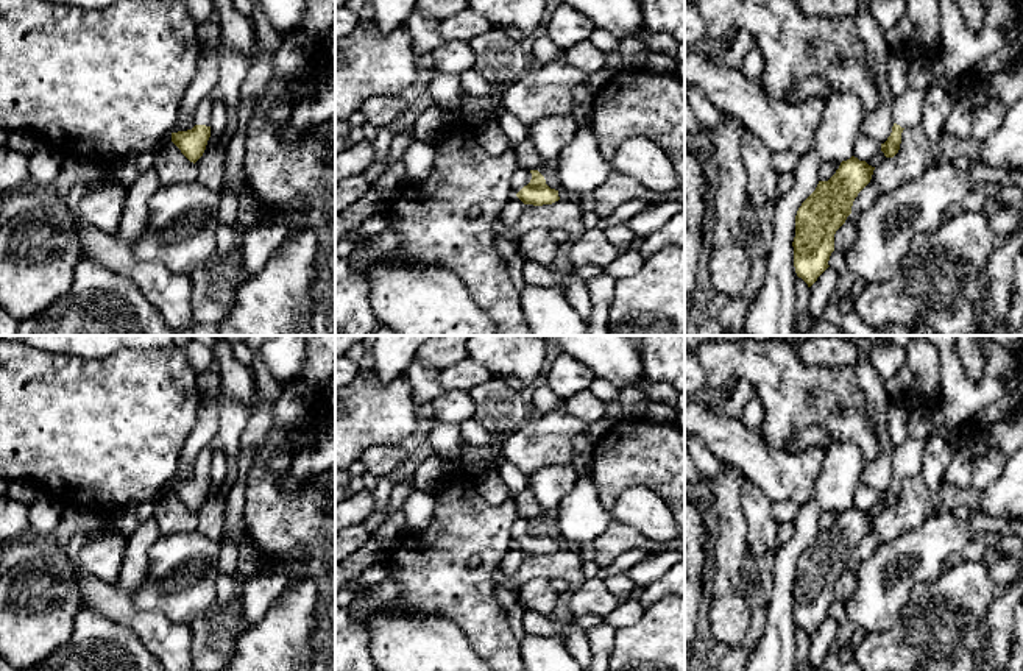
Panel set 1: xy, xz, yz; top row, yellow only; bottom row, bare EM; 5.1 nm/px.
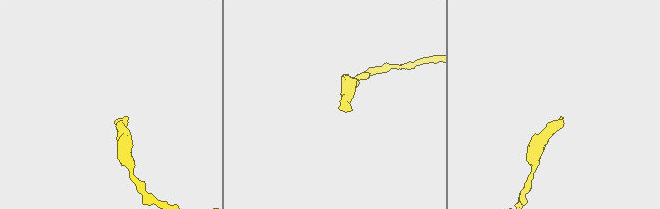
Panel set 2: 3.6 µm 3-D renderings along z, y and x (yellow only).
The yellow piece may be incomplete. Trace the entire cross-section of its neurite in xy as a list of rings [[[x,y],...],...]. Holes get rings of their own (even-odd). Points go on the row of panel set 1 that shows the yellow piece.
[[[211,95],[204,97],[195,114],[195,126],[187,131],[172,133],[172,142],[181,150],[181,153],[190,161],[196,162],[207,145],[211,137],[211,114],[212,114],[214,100]]]

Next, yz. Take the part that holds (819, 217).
[[[851,156],[842,161],[828,181],[802,203],[795,215],[794,267],[811,287],[830,267],[834,234],[851,214],[858,193],[870,183],[875,167]]]

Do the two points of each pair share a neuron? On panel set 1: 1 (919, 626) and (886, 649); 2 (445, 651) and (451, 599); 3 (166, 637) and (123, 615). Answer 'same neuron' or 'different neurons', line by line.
1: same neuron
2: different neurons
3: same neuron

